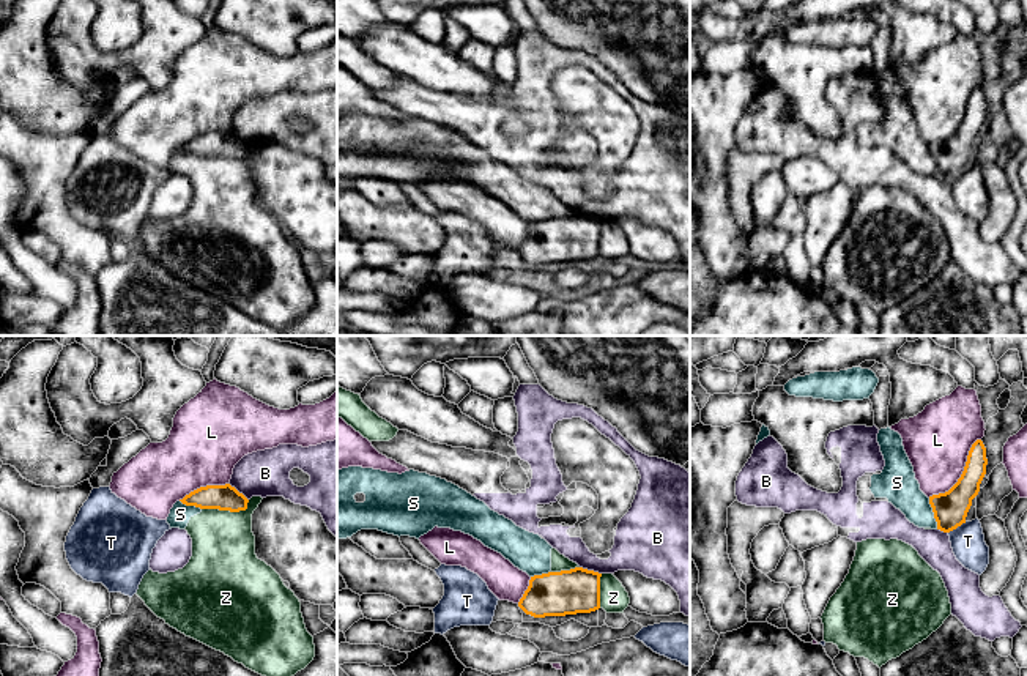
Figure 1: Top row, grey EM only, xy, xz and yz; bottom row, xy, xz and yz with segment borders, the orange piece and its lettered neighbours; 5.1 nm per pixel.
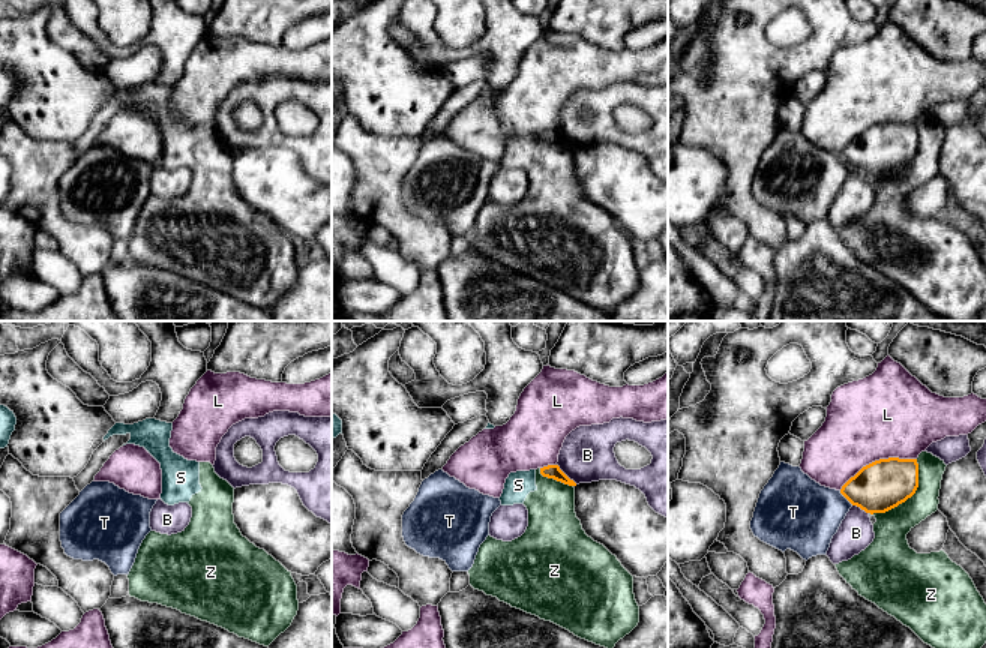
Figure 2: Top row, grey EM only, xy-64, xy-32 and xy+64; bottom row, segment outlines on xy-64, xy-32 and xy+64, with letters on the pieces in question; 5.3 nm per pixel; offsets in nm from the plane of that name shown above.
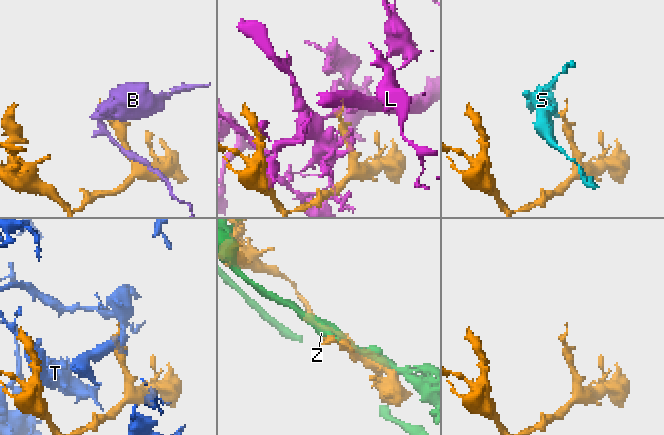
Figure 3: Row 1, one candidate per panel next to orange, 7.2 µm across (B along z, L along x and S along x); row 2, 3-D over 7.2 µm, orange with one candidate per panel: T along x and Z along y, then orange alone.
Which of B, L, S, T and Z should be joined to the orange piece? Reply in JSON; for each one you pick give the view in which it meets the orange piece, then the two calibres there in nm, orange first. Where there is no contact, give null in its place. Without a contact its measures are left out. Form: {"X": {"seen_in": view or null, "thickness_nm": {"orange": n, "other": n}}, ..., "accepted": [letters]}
{"accepted": []}

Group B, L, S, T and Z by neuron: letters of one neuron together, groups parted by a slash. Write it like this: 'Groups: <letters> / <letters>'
Groups: B / L / S Z / T

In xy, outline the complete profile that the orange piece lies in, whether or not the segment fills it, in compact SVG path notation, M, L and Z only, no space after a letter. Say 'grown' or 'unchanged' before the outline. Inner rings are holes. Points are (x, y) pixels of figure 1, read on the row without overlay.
unchanged; M230 131L200 134L180 148L186 153L195 153L200 156L219 156L230 159L246 158L249 150L249 147Z

